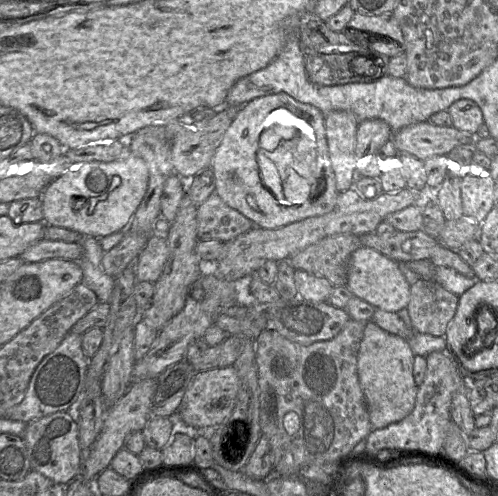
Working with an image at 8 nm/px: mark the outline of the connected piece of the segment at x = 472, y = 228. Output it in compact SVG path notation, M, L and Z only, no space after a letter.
M462 214L453 220L446 220L439 234L439 241L452 250L460 250L460 247L472 239L480 239L481 221L473 215Z

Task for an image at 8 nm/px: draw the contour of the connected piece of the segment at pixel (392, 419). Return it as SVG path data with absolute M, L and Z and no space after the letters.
M370 321L366 323L358 352L358 378L372 429L385 428L407 417L414 409L418 386L413 376L414 353L407 339L390 334Z

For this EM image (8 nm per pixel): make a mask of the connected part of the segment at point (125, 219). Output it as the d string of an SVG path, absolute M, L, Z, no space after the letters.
M130 153L112 162L75 164L43 191L43 222L97 239L119 232L132 219L146 194L148 183L147 164Z

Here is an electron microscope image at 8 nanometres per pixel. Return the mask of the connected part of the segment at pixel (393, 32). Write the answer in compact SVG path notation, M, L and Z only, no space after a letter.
M354 12L345 28L354 28L356 30L367 32L367 37L388 36L394 41L403 44L400 54L404 52L404 36L392 13L364 15Z

